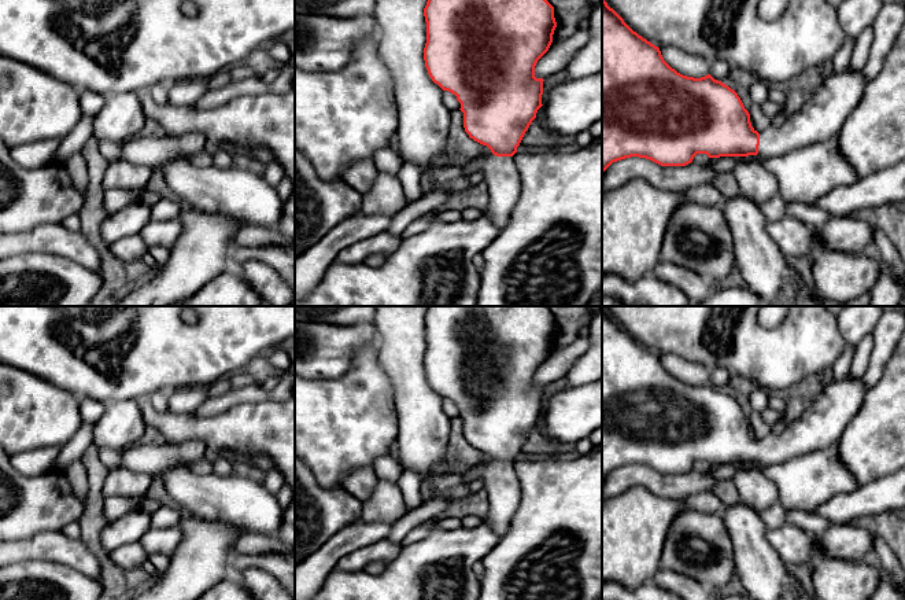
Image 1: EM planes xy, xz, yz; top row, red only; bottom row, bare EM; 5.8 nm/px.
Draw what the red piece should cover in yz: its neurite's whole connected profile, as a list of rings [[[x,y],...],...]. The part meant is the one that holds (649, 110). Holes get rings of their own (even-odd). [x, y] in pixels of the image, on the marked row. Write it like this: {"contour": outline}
{"contour": [[[602,0],[602,173],[613,162],[631,157],[646,158],[661,166],[686,166],[697,154],[706,154],[709,158],[758,155],[761,159],[771,159],[780,157],[835,136],[862,97],[865,85],[862,70],[846,69],[843,73],[831,73],[814,95],[797,113],[787,115],[780,126],[771,125],[758,133],[751,126],[750,114],[734,89],[710,74],[694,78],[677,73],[664,60],[658,47],[634,32]]]}

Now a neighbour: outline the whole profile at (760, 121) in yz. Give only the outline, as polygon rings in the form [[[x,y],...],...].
[[[753,103],[750,110],[750,122],[754,128],[754,130],[757,130],[758,133],[768,129],[772,125],[772,118],[769,115],[767,115],[761,106],[757,103]]]

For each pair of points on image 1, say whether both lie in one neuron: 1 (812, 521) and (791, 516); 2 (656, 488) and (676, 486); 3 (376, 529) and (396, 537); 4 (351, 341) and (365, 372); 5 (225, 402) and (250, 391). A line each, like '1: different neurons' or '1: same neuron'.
1: same neuron
2: same neuron
3: different neurons
4: different neurons
5: same neuron

